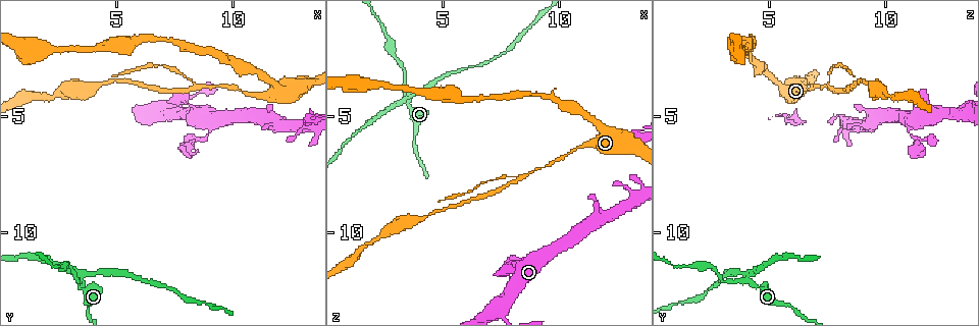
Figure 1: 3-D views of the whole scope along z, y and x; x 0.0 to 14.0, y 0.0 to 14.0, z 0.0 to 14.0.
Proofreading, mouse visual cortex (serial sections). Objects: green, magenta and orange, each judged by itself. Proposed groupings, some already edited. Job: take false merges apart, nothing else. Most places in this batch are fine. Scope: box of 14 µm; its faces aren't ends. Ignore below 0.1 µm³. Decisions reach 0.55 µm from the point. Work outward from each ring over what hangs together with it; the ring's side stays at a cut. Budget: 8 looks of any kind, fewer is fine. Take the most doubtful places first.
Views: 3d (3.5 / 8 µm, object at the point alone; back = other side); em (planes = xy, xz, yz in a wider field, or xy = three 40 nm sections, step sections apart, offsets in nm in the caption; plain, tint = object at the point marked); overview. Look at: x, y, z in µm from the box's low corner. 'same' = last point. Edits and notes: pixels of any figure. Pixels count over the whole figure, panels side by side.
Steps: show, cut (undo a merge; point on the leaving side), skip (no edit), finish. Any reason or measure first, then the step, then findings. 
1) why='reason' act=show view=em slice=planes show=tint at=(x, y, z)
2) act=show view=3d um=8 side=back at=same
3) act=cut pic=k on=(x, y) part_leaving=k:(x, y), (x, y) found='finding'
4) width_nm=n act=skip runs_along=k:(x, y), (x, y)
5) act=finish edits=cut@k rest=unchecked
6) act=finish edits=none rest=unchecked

why='looks like a crossing' act=show view=3d um=3.5 at=(3.5, 11.9, 4.1)

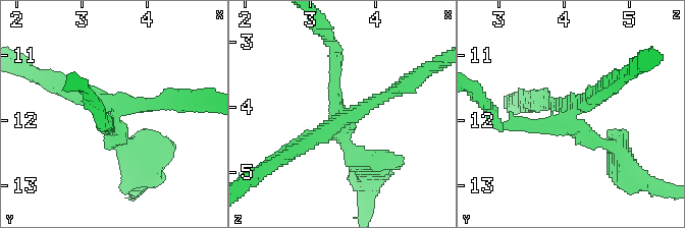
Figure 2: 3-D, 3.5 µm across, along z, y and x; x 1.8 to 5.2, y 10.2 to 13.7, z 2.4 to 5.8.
arms=4 arm_widths_nm=200,200,200,250 why='need the tissue' act=show view=em slice=planes show=tint at=(3.55, 11.90, 4.10)

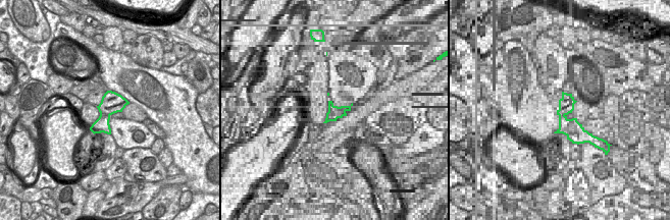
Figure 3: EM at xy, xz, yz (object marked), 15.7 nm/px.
act=cut pic=2 on=(151, 107) border=3:(100, 113), (105, 113), (109, 116) found='two cells meet here'

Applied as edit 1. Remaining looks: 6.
act=show view=overview

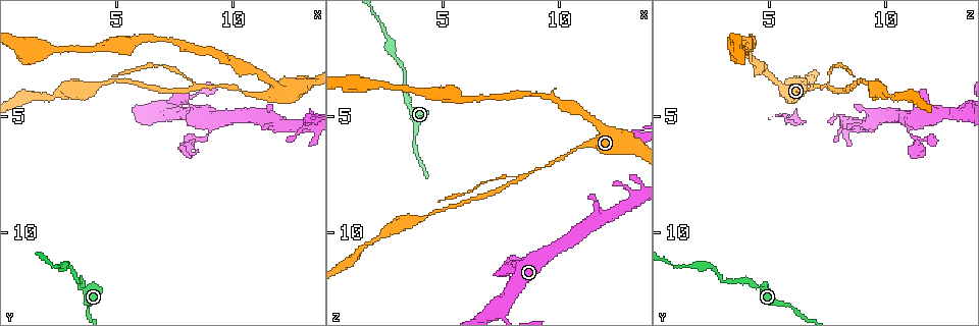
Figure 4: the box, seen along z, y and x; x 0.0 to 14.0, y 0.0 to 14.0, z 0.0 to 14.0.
why='a narrow waist' act=show view=3d um=3.5 side=back at=(8.4, 6.0, 11.5)

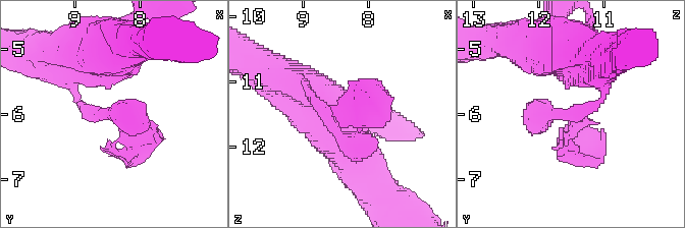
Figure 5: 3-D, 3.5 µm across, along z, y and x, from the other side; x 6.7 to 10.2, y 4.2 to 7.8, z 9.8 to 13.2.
act=show view=em slice=xy step=1 show=tint at=same

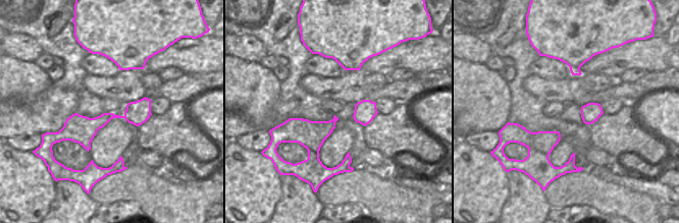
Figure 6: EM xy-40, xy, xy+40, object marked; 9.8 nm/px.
act=skip found='all the same cell'

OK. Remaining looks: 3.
why='thin neck' act=show view=3d um=3.5 at=(3.8, 13.2, 5.9)

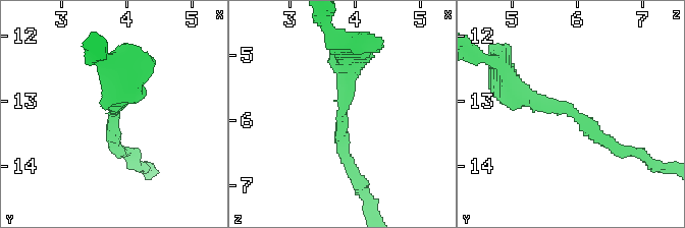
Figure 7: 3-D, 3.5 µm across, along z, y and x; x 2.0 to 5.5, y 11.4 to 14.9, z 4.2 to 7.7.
arm_widths_nm=200,250 act=show view=em slice=planes show=tint at=(3.80, 13.25, 5.95)

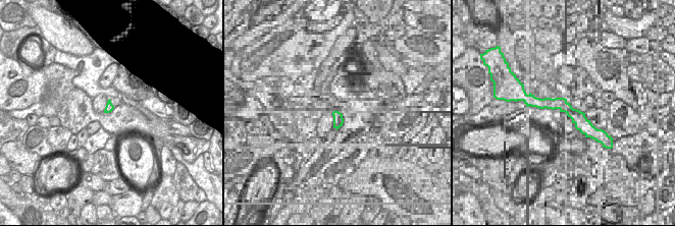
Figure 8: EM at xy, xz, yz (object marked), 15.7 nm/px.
act=skip found='one cell here'

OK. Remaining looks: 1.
act=finish edits=cut@2 rest=unchecked

